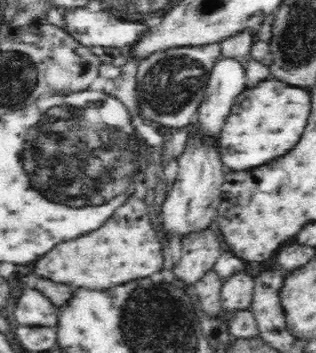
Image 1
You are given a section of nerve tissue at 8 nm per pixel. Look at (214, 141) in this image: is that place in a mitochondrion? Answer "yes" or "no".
no

